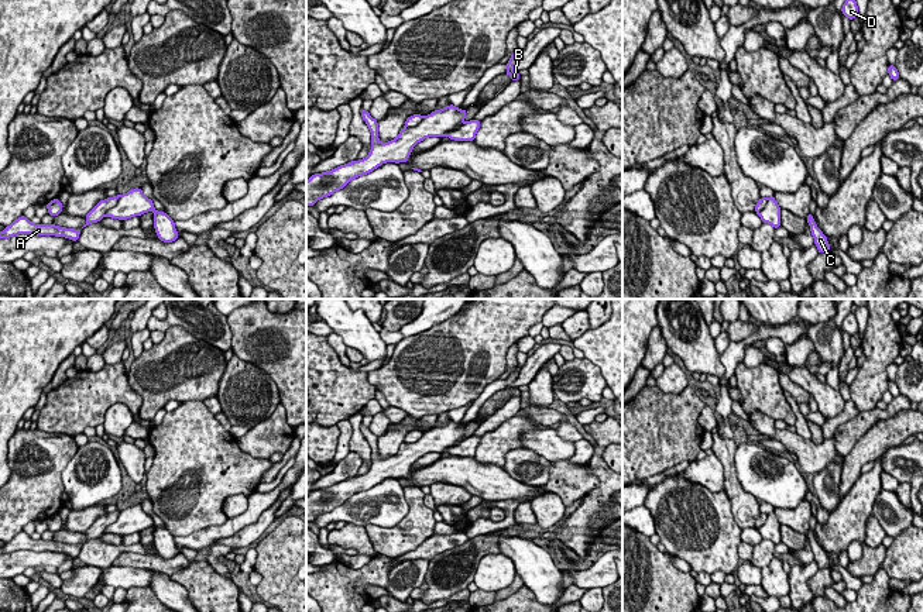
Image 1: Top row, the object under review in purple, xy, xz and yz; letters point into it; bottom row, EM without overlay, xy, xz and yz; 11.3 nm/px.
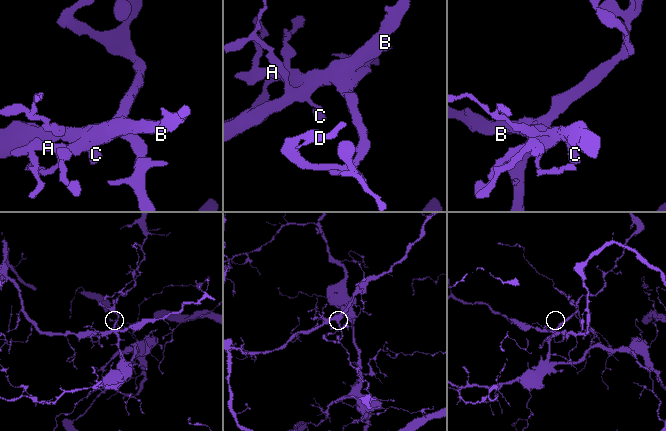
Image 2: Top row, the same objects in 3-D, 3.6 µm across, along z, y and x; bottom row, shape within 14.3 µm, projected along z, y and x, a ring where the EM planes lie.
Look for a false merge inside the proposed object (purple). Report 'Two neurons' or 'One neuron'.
Two neurons

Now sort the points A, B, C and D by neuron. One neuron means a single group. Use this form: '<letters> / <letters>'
A D / B C

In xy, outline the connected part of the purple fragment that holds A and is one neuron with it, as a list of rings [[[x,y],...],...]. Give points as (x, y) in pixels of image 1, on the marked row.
[[[20,216],[3,231],[0,231],[0,238],[10,238],[18,234],[32,234],[32,235],[55,235],[65,237],[78,243],[82,228],[73,230],[66,227],[59,227],[55,224],[34,224],[25,216]]]

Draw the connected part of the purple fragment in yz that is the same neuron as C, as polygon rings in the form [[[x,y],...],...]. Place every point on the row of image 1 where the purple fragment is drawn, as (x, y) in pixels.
[[[809,213],[806,220],[810,226],[810,231],[814,238],[814,245],[817,247],[819,254],[830,251],[830,244],[827,241],[827,237],[823,234],[823,231],[814,223],[813,214]]]

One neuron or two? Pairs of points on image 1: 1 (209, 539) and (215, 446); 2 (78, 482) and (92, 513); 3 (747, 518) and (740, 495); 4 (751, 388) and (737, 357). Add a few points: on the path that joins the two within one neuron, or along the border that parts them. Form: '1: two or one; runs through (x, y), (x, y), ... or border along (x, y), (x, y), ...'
1: two; border along (227, 518), (223, 523), (209, 525), (179, 537)
2: two; border along (103, 501), (72, 511)
3: one; runs through (745, 512), (741, 501)
4: two; border along (743, 360), (734, 374)

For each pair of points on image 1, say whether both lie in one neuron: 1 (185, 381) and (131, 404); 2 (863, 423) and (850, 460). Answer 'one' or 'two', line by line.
1: two
2: two

